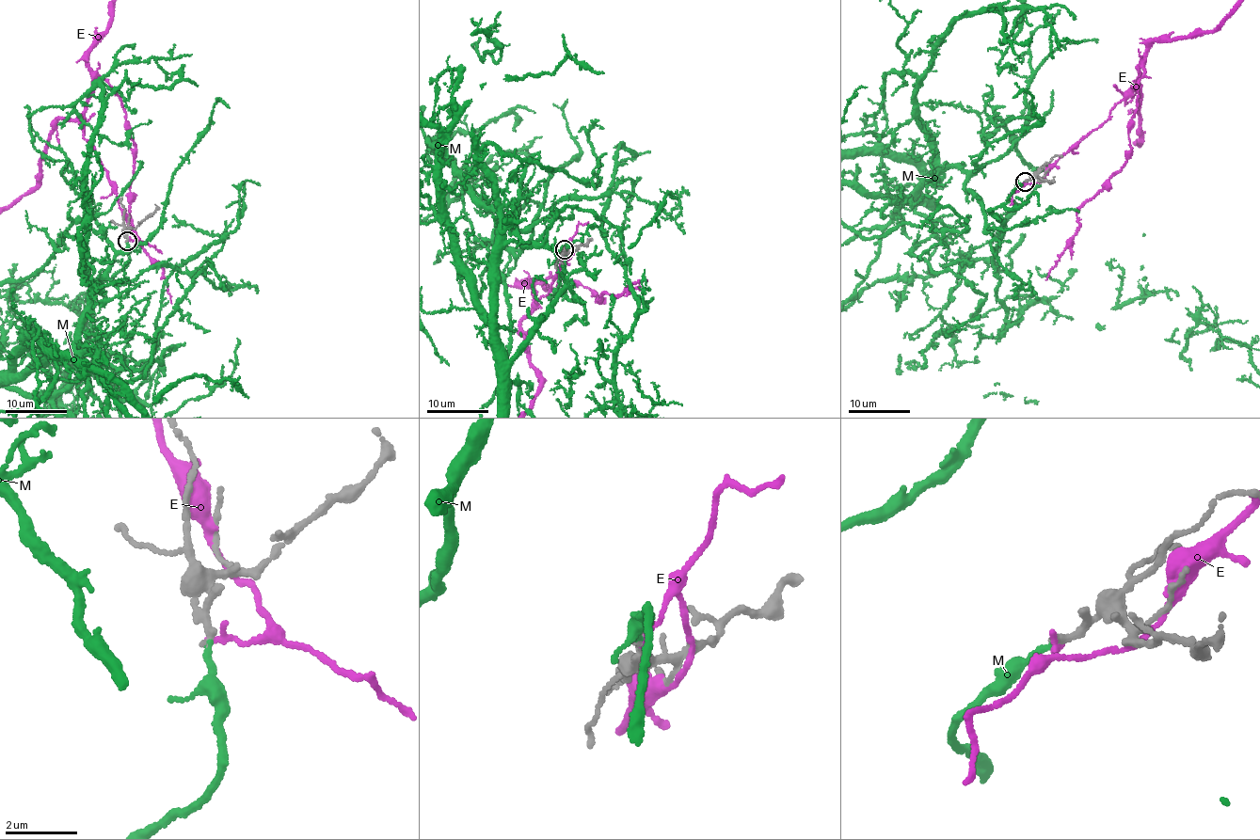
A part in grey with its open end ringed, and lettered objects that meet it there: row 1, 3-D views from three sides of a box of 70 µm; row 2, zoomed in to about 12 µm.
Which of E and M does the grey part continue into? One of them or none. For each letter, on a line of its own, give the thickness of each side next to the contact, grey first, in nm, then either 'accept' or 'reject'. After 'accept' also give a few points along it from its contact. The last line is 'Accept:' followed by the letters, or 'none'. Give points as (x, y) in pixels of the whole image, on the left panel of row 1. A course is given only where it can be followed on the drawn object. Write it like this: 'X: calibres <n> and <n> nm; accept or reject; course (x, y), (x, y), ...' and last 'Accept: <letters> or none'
E: calibres 170 and 160 nm; reject
M: calibres 140 and 160 nm; accept
Accept: M

